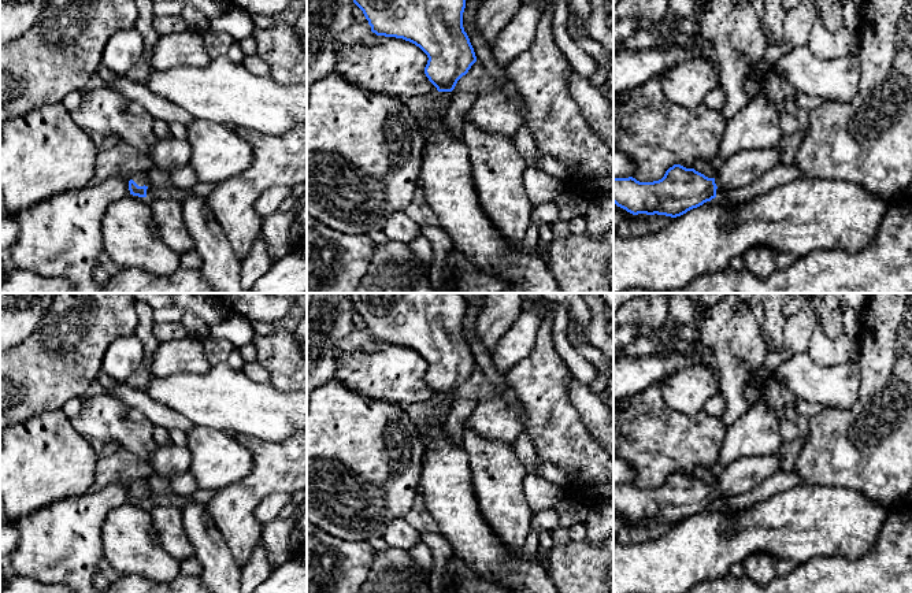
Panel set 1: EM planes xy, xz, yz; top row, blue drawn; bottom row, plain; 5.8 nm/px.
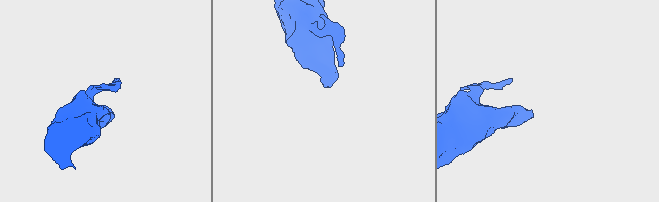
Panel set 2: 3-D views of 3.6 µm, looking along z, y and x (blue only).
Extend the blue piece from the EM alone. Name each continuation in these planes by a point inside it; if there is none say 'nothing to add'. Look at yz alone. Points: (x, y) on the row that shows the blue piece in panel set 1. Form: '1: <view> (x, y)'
1: yz (742, 169)

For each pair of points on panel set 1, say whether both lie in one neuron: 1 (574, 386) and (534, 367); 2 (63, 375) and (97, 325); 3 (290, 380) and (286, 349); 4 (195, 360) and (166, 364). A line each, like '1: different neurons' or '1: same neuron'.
1: different neurons
2: same neuron
3: same neuron
4: same neuron

